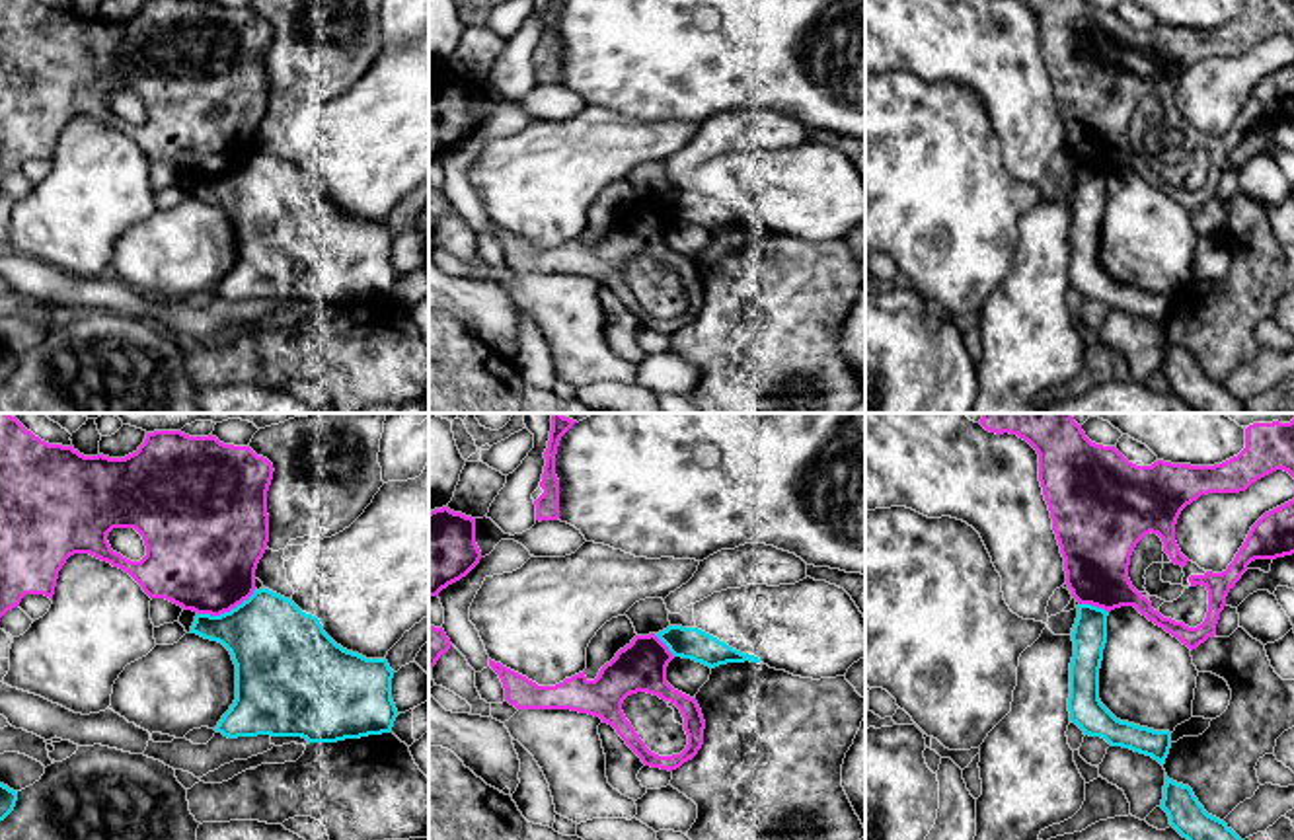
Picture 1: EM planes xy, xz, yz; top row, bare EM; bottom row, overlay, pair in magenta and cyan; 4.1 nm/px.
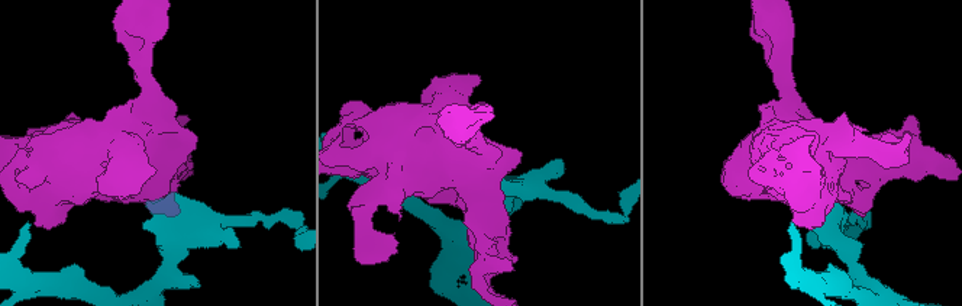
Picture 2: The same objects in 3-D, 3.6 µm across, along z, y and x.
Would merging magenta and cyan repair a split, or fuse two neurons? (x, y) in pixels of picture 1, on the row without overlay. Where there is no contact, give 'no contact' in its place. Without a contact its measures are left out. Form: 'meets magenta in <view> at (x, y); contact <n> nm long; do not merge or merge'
meets magenta in xy at (227, 174); contact 260 nm long; do not merge

